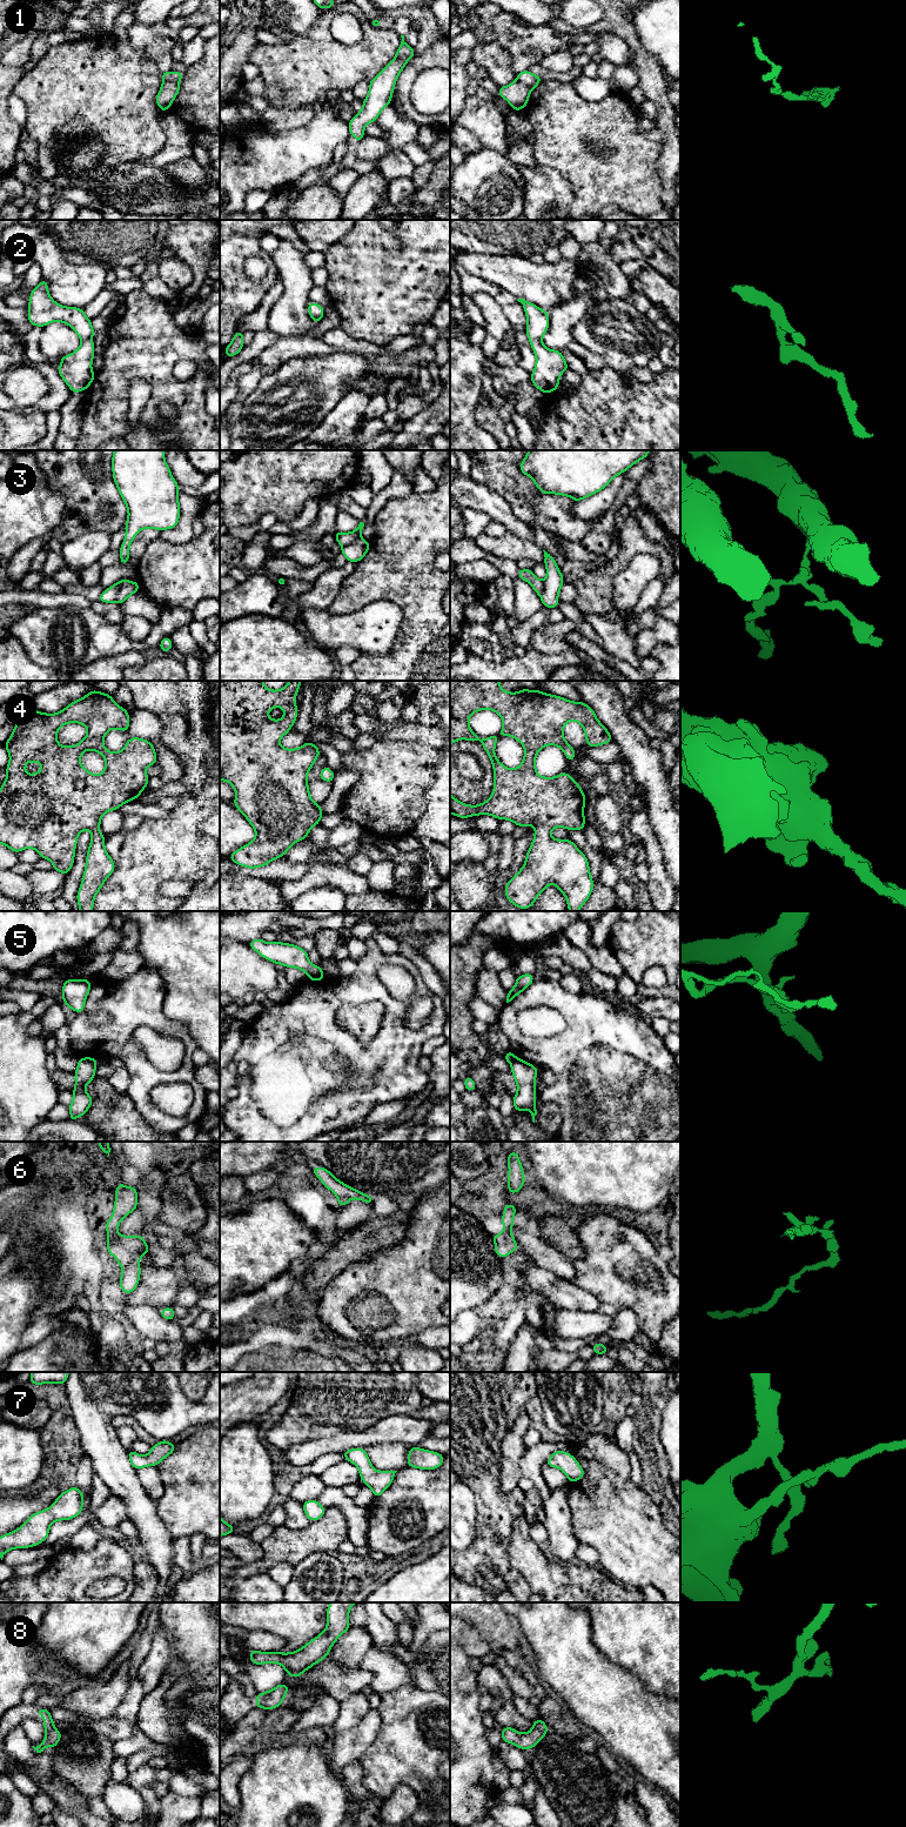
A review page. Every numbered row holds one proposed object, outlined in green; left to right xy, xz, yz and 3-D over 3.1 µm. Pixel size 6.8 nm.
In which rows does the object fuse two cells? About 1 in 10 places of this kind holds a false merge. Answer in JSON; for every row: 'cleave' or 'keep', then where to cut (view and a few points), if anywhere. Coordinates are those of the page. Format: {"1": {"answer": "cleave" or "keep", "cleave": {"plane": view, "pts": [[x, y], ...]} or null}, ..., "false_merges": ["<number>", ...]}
{"1": {"answer": "cleave", "cleave": {"plane": "xy", "pts": [[178, 80], [163, 82]]}}, "2": {"answer": "keep", "cleave": null}, "3": {"answer": "cleave", "cleave": {"plane": "xy", "pts": [[118, 582], [116, 599], [114, 601]]}}, "4": {"answer": "keep", "cleave": null}, "5": {"answer": "cleave", "cleave": {"plane": "yz", "pts": [[516, 1057], [510, 1063]]}}, "6": {"answer": "keep", "cleave": null}, "7": {"answer": "keep", "cleave": null}, "8": {"answer": "keep", "cleave": null}, "false_merges": ["1", "3", "5"]}

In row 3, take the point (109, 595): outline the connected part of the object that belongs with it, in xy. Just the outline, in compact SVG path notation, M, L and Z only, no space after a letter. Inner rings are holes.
M116 582L112 587L103 590L103 593L99 596L99 601L105 603L115 602L118 590L119 584Z

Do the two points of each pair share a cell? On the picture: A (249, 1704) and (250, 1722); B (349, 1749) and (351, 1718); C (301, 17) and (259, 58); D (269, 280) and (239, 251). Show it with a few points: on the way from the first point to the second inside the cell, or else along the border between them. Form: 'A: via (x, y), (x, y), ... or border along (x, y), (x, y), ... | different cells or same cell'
A: border along (254, 1707), (232, 1732) | different cells
B: border along (370, 1708), (356, 1724), (336, 1734) | different cells
C: border along (317, 19), (307, 33), (295, 37) | different cells
D: via (270, 268), (270, 263), (259, 252), (250, 251) | same cell

